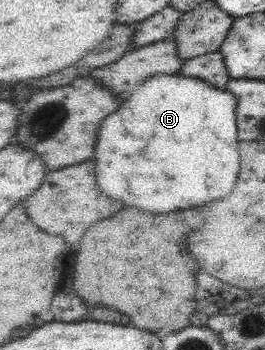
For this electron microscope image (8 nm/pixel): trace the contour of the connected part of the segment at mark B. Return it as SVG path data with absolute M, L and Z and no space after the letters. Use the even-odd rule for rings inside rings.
M177 73L148 78L101 124L95 148L99 190L109 198L151 214L185 210L227 196L239 174L236 106L237 99L232 92L215 88L203 79Z

